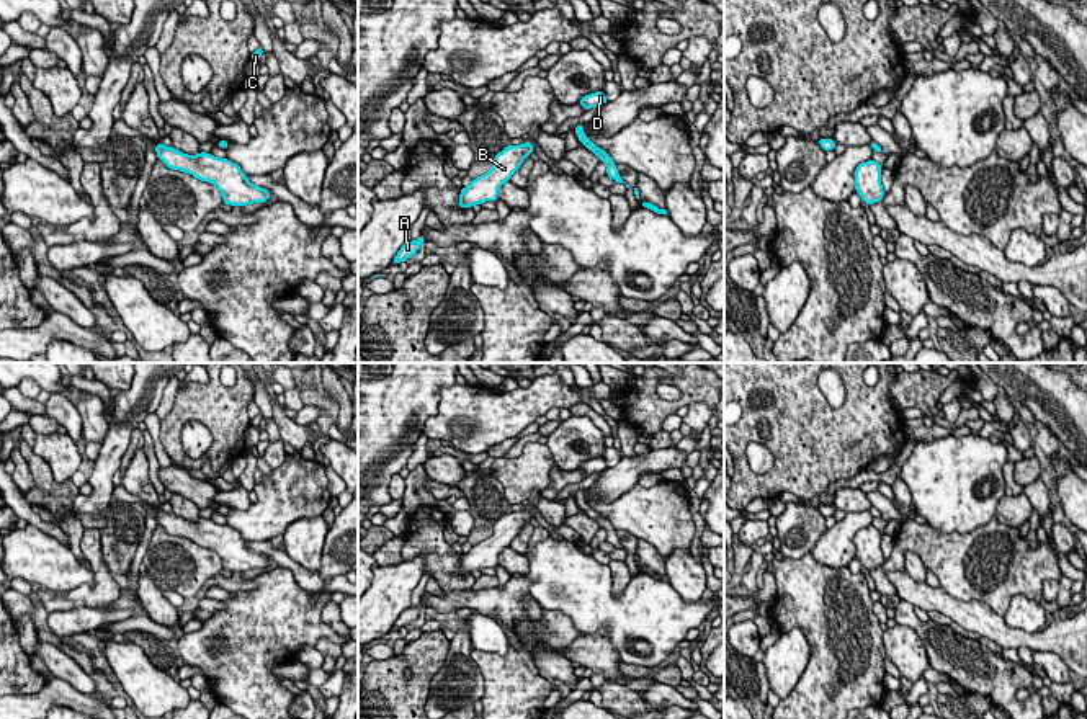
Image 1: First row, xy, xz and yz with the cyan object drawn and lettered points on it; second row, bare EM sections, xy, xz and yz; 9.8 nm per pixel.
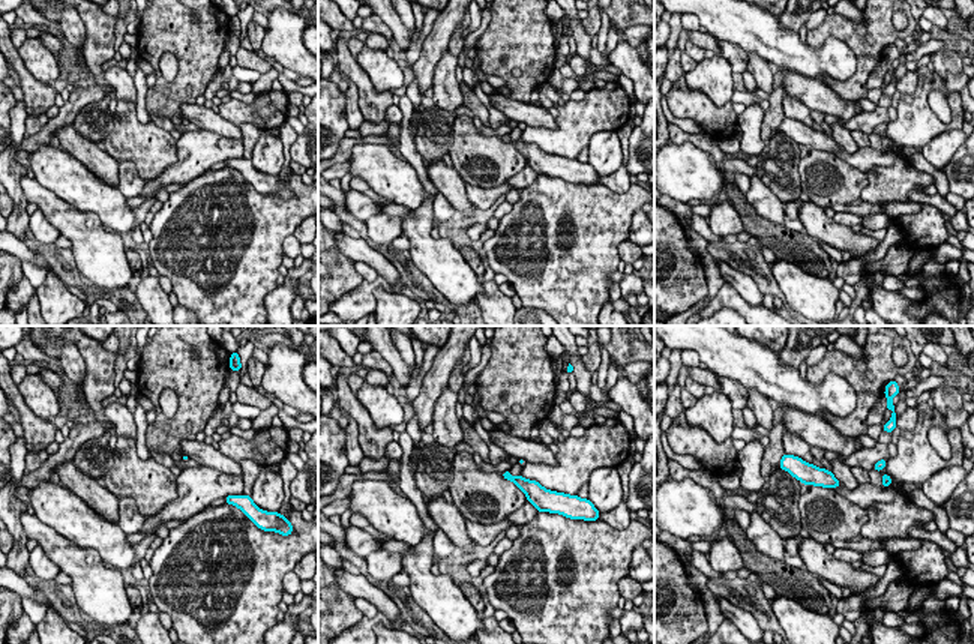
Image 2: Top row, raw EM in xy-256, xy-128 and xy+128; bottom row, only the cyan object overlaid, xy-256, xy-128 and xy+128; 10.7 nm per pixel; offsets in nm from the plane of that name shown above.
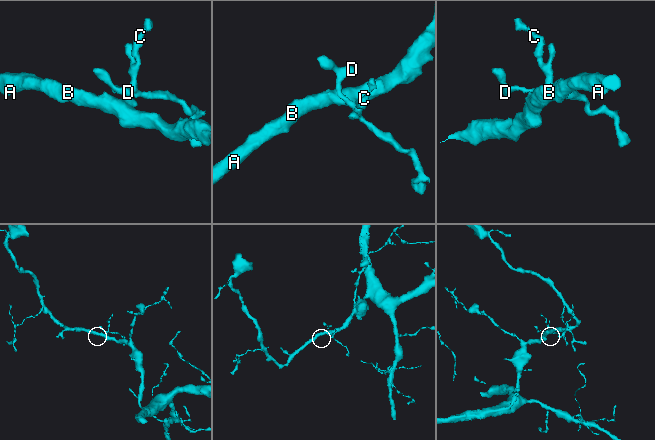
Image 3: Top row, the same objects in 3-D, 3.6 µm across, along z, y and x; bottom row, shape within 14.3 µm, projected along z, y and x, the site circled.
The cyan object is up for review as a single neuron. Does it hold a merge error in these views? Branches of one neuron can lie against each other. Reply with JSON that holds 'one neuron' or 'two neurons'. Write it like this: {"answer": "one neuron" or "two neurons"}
{"answer": "one neuron"}

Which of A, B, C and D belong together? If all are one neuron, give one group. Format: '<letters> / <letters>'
A B C D

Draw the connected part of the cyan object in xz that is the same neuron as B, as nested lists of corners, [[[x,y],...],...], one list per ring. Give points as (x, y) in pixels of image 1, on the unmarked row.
[[[531,507],[521,511],[507,511],[494,523],[490,538],[472,546],[466,554],[461,554],[459,574],[472,574],[485,567],[499,565],[499,554],[510,547],[510,543],[520,534],[521,528],[535,518]]]

